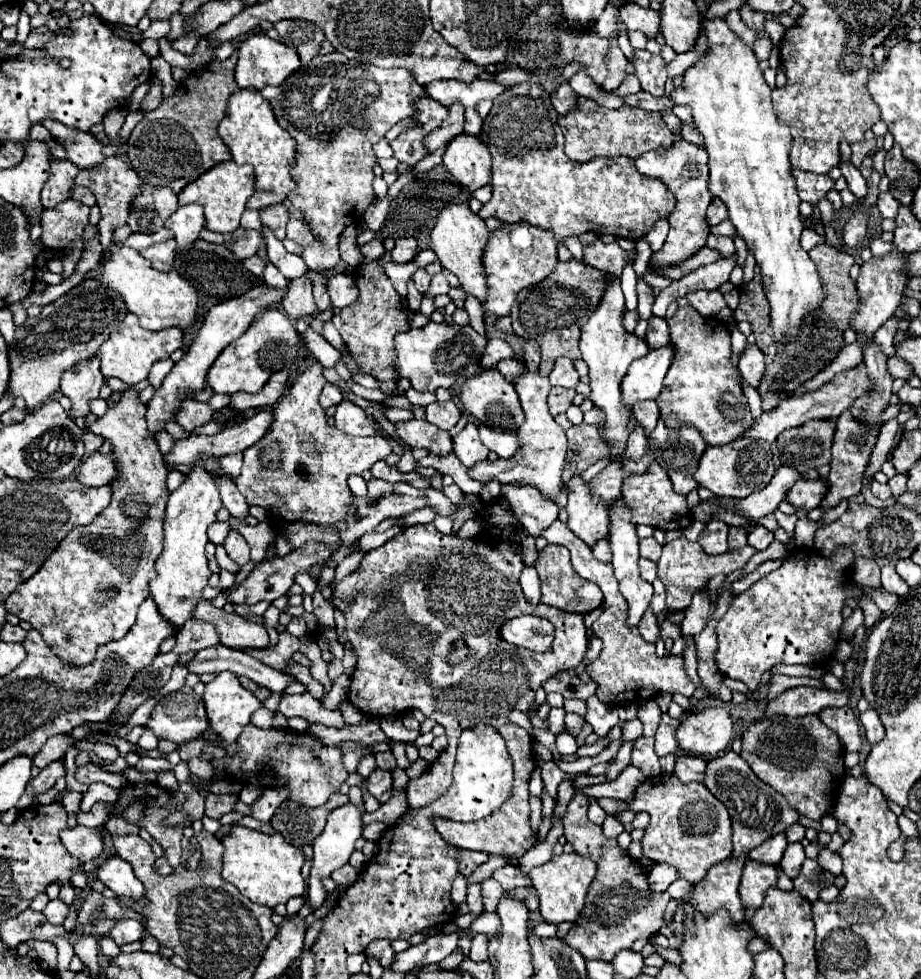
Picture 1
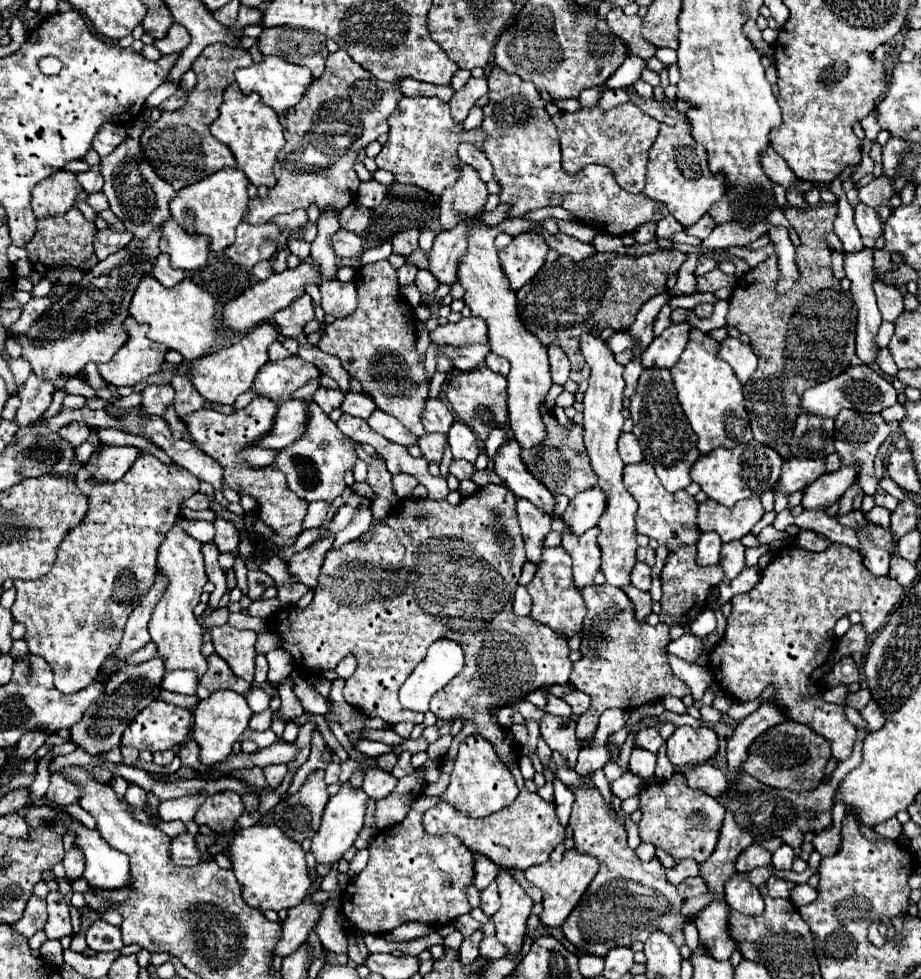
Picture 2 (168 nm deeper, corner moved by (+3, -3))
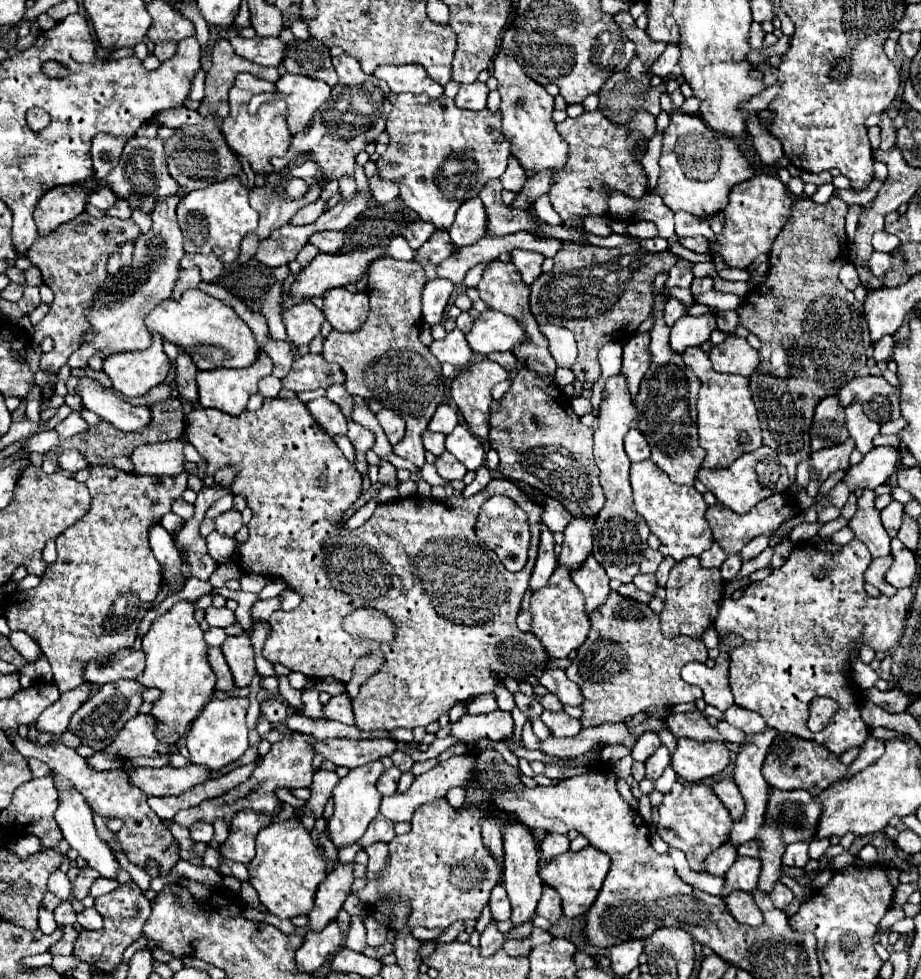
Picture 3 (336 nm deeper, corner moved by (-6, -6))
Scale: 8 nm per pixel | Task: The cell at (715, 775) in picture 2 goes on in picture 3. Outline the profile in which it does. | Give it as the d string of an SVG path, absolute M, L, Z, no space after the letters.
M722 779L722 781L716 781L712 785L712 791L718 795L718 799L726 805L726 809L730 811L732 819L738 819L738 815L742 815L744 811L744 799L734 783L734 779Z

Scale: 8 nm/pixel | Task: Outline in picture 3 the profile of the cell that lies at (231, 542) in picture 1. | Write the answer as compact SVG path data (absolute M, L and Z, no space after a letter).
M230 509L216 517L216 531L226 537L236 537L236 533L242 527L242 515L236 509Z

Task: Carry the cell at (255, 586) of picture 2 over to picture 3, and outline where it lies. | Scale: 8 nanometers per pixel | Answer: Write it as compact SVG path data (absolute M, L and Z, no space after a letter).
M244 573L240 579L242 591L252 591L252 593L260 593L266 585L266 577L264 575L256 575L256 573Z

